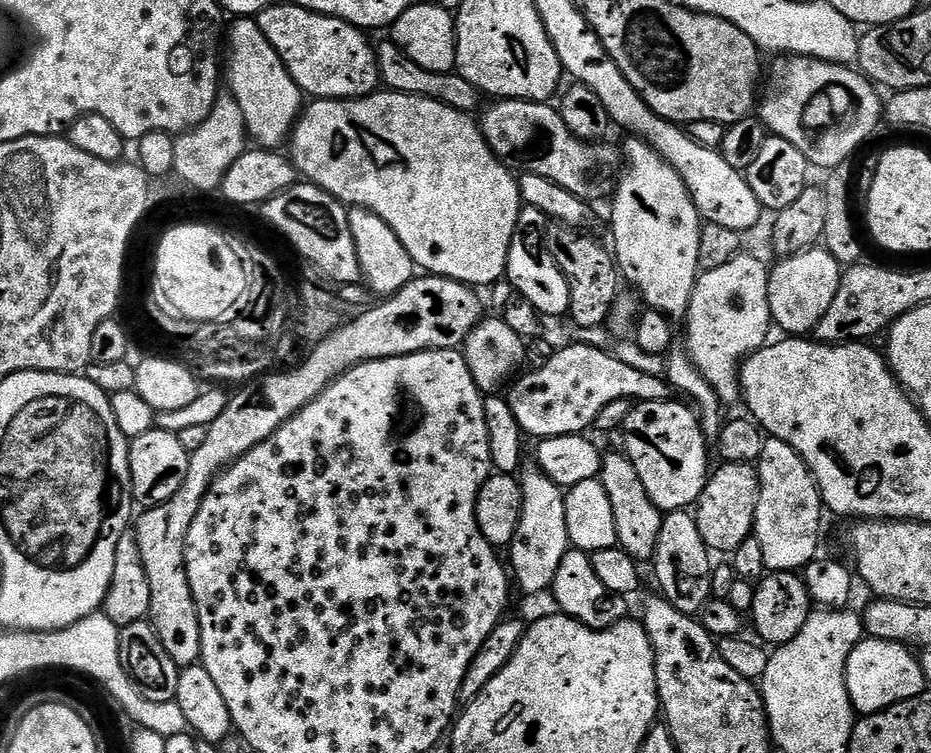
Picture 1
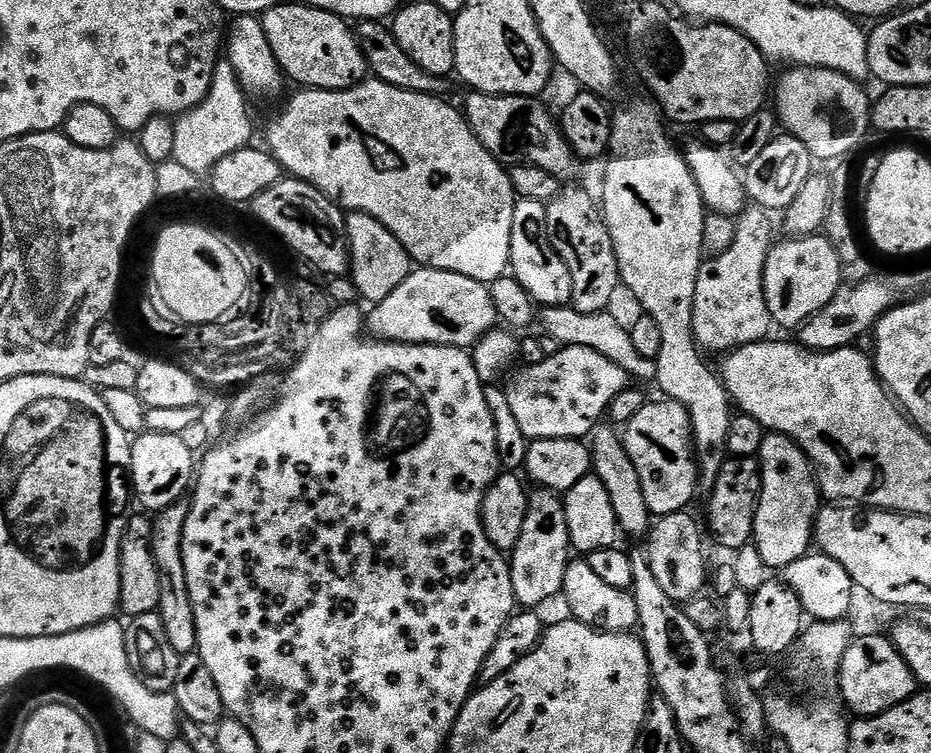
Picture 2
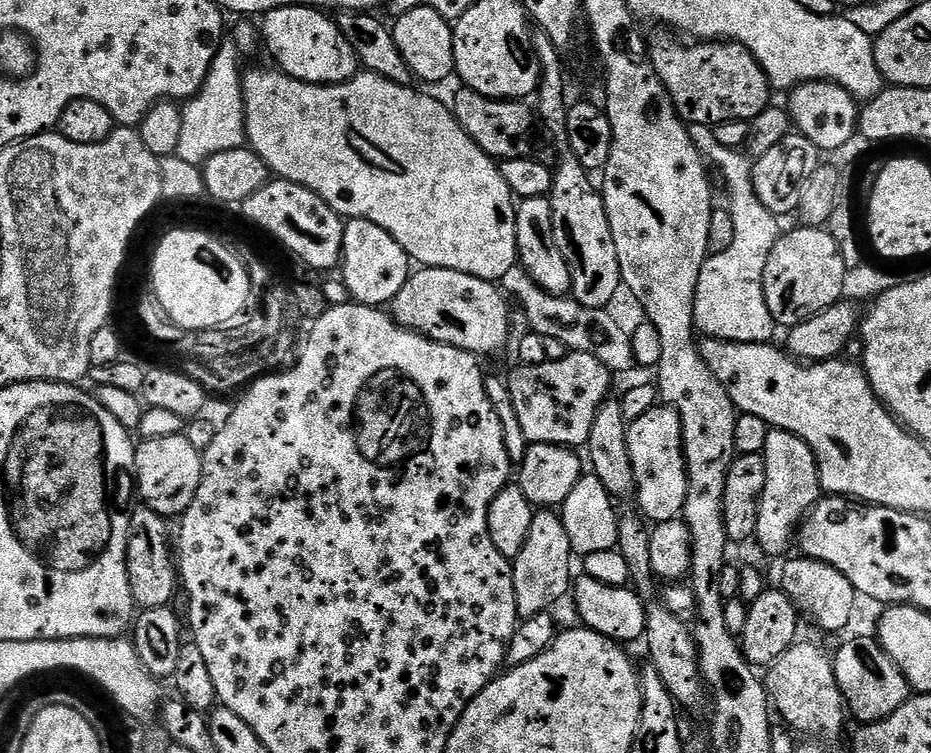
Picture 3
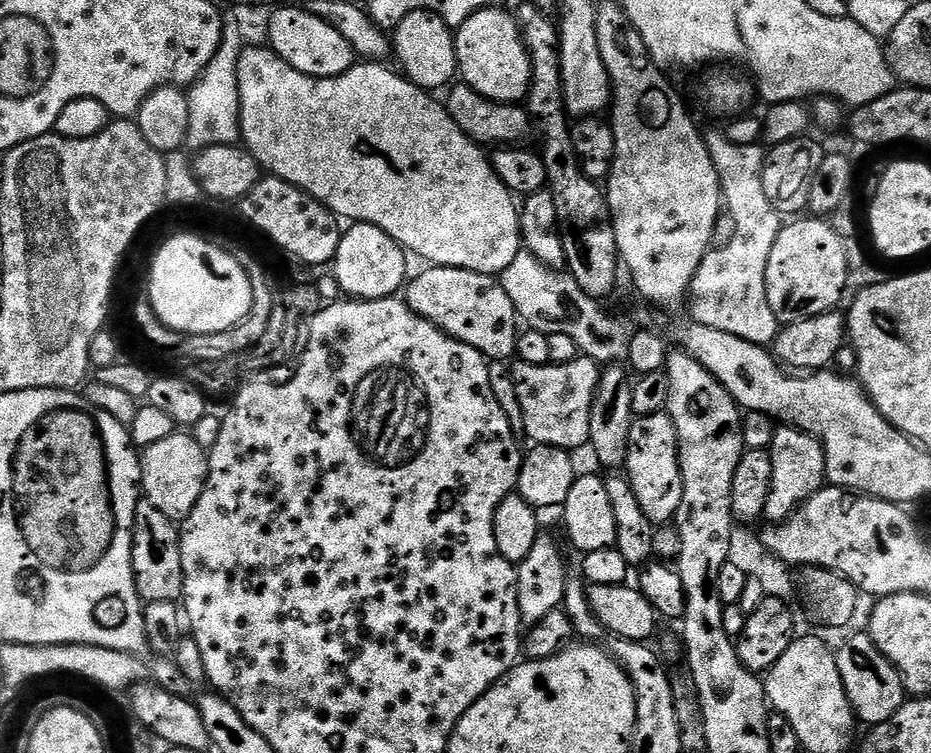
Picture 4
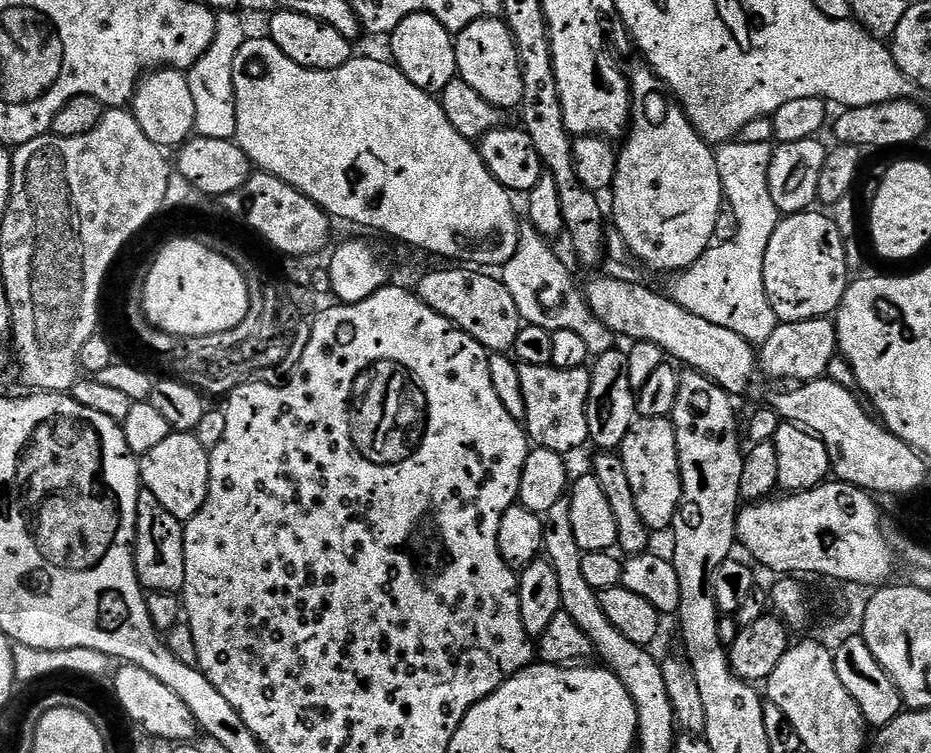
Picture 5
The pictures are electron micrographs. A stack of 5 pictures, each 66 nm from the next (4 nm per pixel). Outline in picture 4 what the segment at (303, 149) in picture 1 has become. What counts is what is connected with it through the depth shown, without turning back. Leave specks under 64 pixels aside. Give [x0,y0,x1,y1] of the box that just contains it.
[234,47,522,274]

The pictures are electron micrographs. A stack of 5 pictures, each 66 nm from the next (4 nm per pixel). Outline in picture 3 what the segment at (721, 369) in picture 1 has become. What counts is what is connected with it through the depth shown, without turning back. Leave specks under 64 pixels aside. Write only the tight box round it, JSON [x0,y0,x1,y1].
[688,124,781,344]

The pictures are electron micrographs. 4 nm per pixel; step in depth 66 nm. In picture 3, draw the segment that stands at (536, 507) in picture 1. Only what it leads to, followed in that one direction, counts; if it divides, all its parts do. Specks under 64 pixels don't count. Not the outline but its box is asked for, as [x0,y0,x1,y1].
[511,510,574,617]

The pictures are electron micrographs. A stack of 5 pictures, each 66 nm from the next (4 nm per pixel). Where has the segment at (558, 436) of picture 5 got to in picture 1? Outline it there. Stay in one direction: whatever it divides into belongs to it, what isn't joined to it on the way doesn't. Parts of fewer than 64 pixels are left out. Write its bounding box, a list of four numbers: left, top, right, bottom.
[506,342,674,437]

